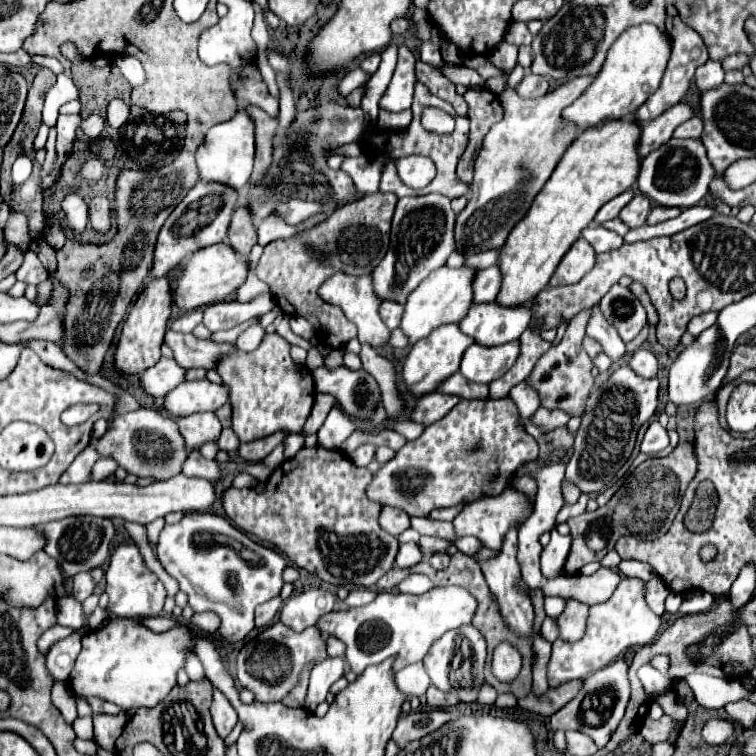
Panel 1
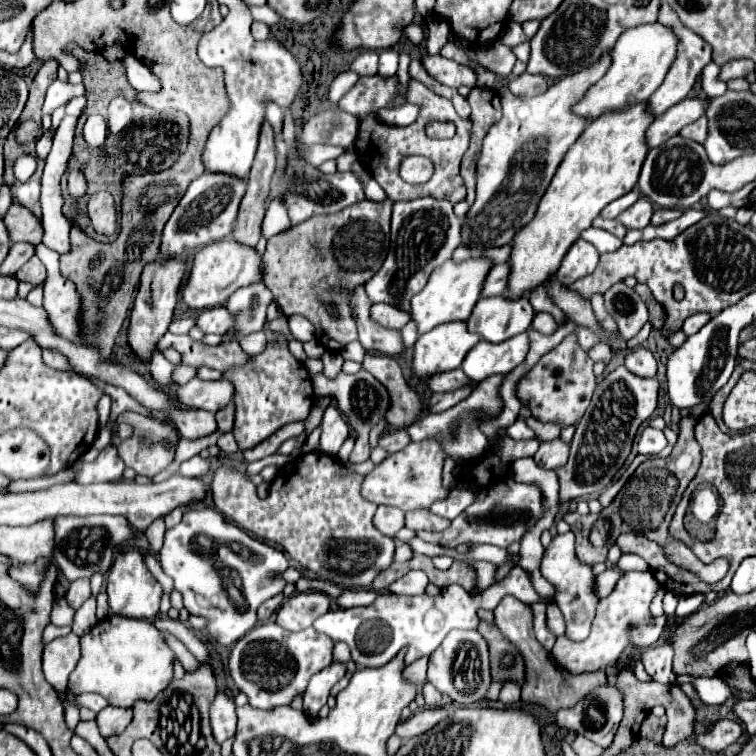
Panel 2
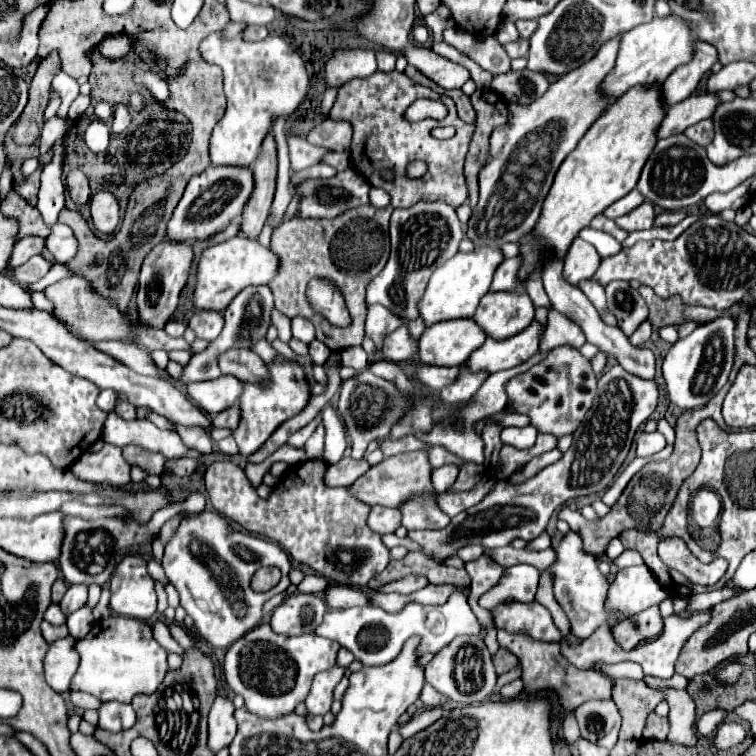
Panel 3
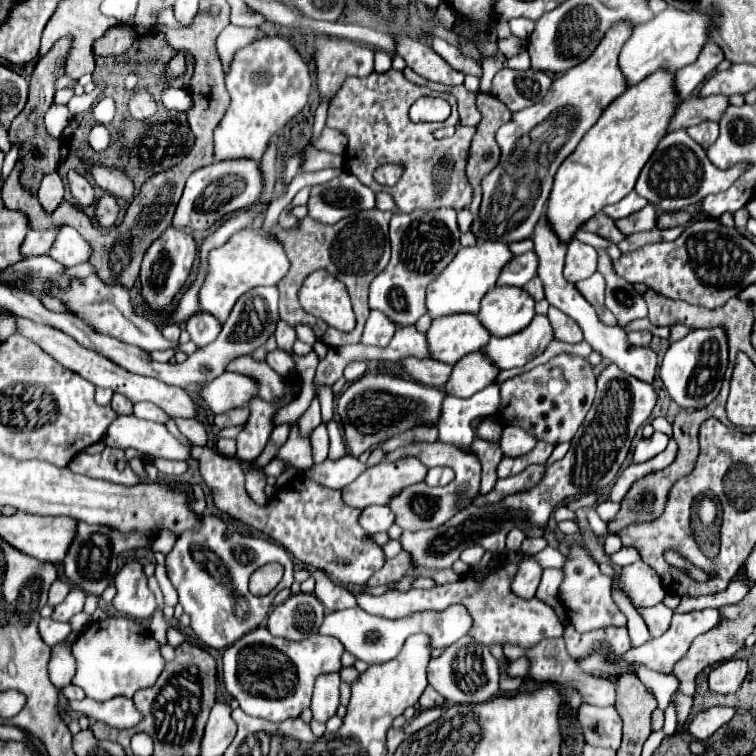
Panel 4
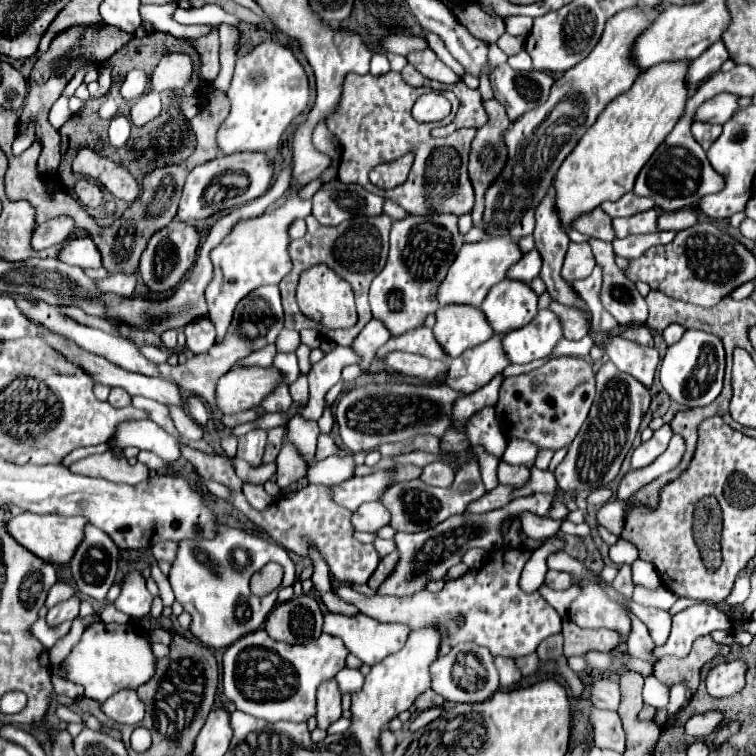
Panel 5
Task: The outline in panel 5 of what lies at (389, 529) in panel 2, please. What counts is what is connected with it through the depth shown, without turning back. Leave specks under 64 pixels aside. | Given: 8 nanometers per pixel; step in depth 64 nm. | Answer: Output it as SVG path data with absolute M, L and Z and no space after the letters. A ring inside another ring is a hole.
M366 502L352 512L352 526L360 532L376 532L388 524L388 510L380 502Z

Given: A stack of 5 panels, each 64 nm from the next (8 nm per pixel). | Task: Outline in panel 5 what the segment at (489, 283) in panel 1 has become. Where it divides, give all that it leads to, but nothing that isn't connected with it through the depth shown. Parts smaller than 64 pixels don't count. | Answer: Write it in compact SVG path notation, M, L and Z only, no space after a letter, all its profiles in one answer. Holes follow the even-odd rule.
M532 250L532 252L524 254L518 264L514 264L512 272L508 272L508 278L530 282L532 278L536 278L540 274L540 268L542 268L542 256L538 250Z

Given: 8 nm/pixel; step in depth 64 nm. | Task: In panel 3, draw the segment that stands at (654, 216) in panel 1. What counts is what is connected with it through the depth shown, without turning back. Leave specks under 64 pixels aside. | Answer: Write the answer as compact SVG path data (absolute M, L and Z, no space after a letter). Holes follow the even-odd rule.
M676 210L676 212L660 212L654 220L656 226L674 226L678 222L682 222L688 214L684 210Z

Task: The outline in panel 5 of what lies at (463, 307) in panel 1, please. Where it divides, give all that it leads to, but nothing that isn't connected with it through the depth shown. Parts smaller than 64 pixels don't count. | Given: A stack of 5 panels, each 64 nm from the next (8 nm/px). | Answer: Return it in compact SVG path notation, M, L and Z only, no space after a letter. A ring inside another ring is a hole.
M494 236L484 238L474 244L464 244L458 252L456 260L452 262L448 276L444 278L444 284L440 284L438 302L444 304L472 304L480 306L488 294L488 290L498 284L502 278L506 278L508 270L522 258L520 246L510 236Z

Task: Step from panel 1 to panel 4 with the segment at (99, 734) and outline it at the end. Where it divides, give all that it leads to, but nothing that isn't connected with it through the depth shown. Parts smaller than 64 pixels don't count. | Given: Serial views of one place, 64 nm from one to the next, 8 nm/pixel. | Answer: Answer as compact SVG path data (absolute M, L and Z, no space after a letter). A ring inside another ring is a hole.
M116 696L106 702L97 702L90 698L69 701L70 707L82 712L88 718L102 720L112 728L132 728L142 720L142 714L136 710L134 700L126 696Z

